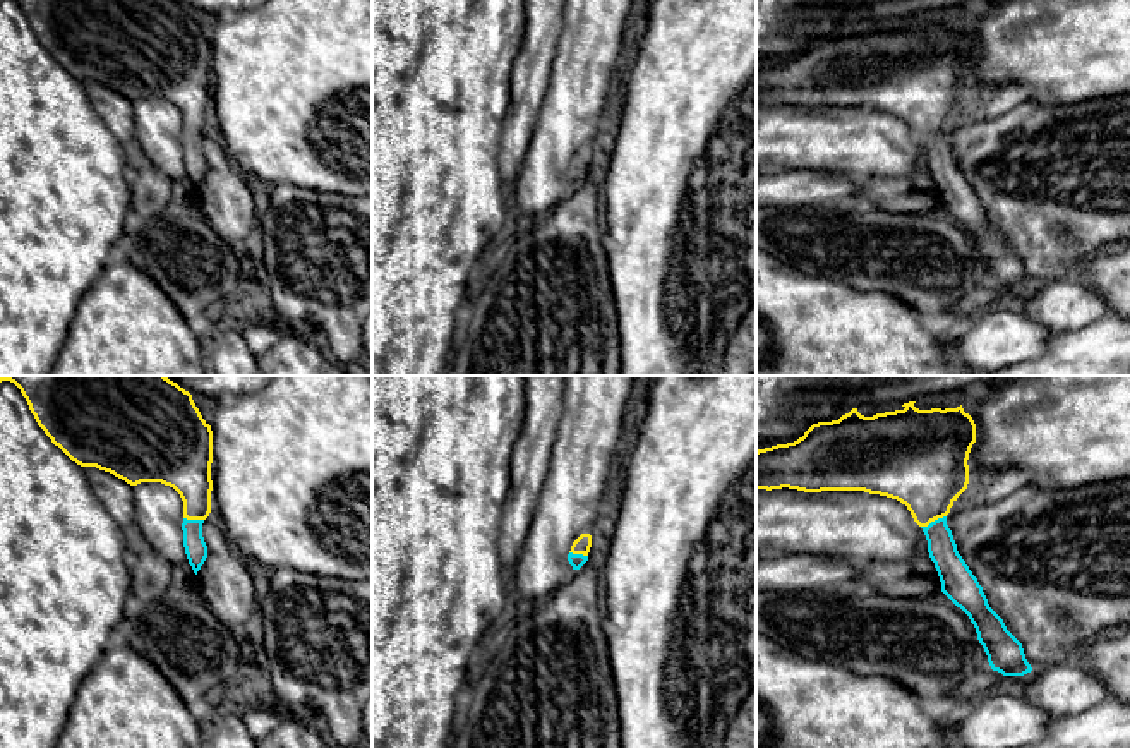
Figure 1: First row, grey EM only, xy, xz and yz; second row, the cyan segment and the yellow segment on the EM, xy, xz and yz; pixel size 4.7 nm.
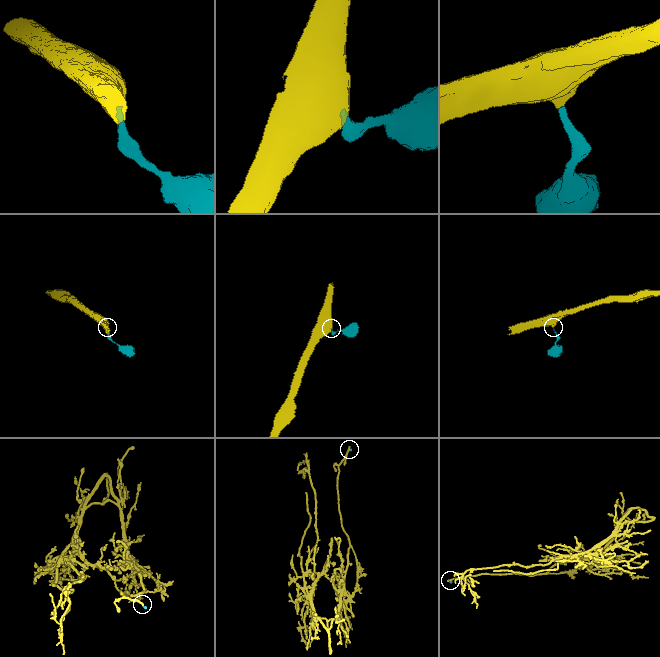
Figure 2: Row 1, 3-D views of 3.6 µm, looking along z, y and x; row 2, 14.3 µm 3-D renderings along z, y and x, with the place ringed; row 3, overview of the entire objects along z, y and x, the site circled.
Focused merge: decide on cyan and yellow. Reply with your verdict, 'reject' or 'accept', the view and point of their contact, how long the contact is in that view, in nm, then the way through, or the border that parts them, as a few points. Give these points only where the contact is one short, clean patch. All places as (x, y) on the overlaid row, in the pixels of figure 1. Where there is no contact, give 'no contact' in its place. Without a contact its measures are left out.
accept; contact yz (935, 520); length 130 nm; way yz (952, 570), (943, 554), (935, 520), (930, 513), (925, 469)

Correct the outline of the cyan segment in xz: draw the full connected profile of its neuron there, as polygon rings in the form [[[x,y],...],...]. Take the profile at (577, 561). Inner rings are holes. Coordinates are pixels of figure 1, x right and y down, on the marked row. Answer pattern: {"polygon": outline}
{"polygon": [[[581,534],[571,546],[571,551],[568,554],[568,561],[573,566],[573,570],[580,570],[588,561],[588,552],[592,547],[592,535]]]}

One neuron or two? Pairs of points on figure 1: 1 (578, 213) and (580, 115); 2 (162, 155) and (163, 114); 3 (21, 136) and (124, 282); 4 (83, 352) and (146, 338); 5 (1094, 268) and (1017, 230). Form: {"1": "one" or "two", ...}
{"1": "two", "2": "one", "3": "two", "4": "one", "5": "two"}

